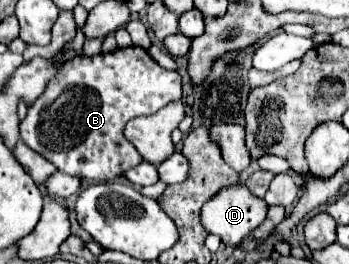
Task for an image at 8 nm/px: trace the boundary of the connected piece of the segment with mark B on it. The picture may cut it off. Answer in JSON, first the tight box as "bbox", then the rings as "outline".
{"bbox":[20,46,182,182],"outline":[[[138,46],[118,48],[110,54],[102,52],[96,56],[76,56],[60,66],[56,76],[48,82],[46,92],[28,108],[28,114],[20,124],[20,136],[34,152],[50,160],[60,172],[96,182],[114,180],[116,176],[122,176],[128,168],[136,166],[142,160],[138,150],[122,134],[126,122],[136,116],[156,114],[168,102],[180,100],[180,82],[182,78],[176,70],[164,70],[158,62],[150,58],[144,48]]]}

